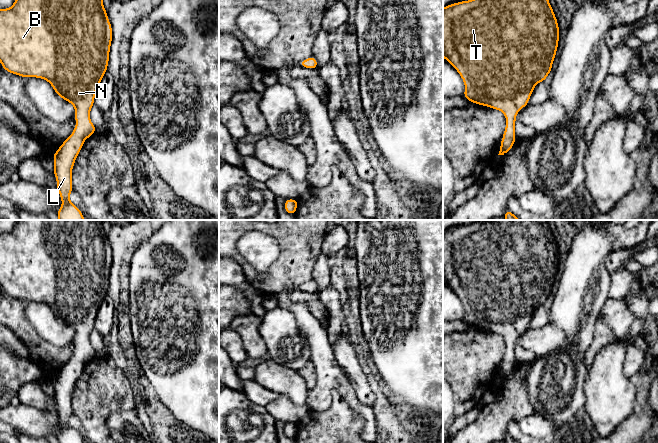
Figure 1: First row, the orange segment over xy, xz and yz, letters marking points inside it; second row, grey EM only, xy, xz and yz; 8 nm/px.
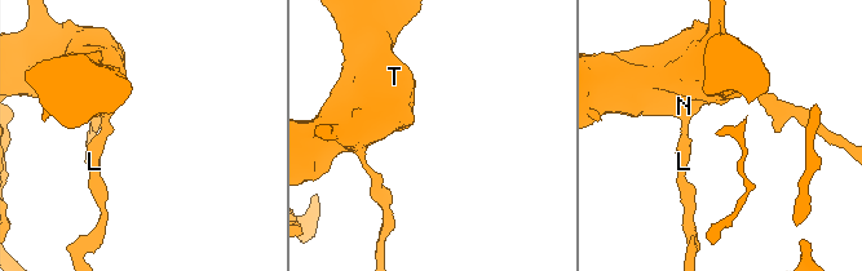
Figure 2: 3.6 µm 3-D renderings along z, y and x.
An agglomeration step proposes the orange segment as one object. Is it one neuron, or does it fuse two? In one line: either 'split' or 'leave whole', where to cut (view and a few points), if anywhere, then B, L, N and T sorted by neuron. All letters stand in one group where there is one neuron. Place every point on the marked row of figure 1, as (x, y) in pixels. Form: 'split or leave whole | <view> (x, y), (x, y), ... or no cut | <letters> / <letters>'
leave whole | no cut | B L N T

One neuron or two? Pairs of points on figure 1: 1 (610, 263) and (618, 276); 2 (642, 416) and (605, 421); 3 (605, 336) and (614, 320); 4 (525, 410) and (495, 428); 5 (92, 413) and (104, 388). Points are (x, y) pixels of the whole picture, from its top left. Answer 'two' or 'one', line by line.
1: two
2: two
3: two
4: one
5: one

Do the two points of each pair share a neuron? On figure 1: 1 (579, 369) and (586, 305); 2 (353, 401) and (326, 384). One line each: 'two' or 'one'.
1: one
2: one

